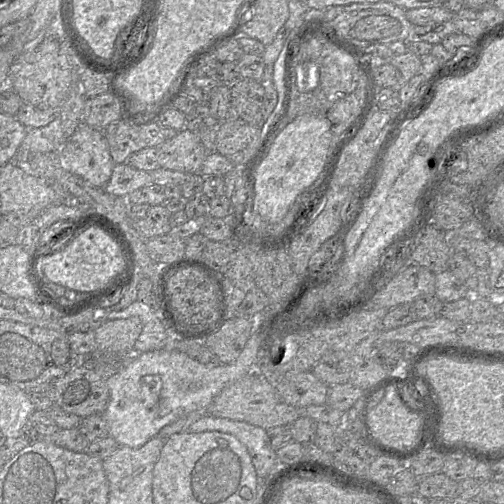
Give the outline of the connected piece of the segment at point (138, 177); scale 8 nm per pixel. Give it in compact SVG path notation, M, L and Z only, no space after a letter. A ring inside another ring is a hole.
M122 163L114 165L111 177L103 190L113 196L126 199L135 190L149 184L152 184L149 172L138 170L128 163Z

